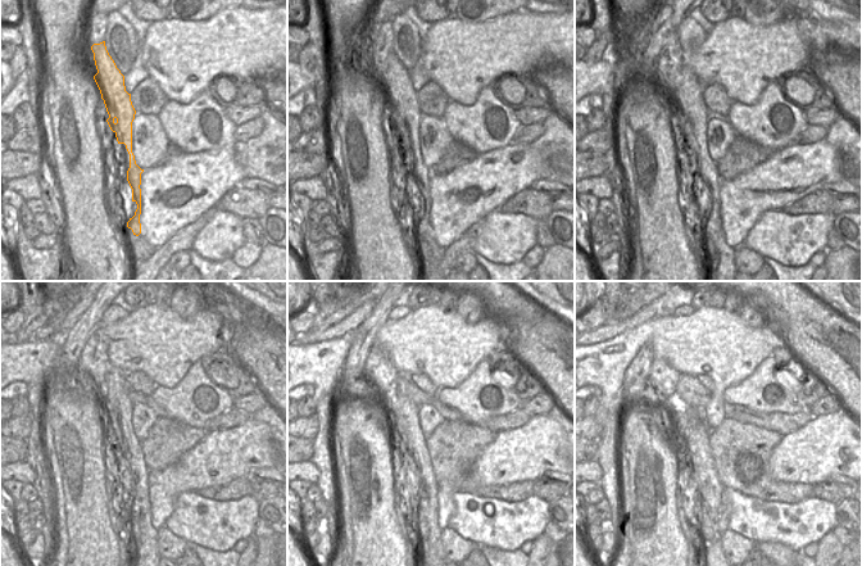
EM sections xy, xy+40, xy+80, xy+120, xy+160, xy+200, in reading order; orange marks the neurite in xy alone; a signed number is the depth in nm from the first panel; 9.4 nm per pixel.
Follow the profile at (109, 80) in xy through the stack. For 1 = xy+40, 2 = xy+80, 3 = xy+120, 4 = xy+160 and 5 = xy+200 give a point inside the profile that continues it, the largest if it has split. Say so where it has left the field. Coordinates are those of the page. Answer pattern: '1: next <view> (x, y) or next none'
1: next xy+40 (403, 96)
2: next xy+80 (693, 112)
3: next xy+120 (118, 404)
4: next xy+160 (414, 452)
5: next xy+200 (703, 471)

